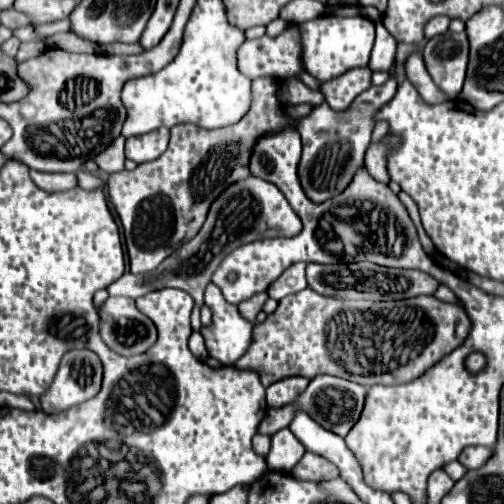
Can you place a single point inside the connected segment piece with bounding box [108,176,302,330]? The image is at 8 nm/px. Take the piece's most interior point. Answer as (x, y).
(228, 225)

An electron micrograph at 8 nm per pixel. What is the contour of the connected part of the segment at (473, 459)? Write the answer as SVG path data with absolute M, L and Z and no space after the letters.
M470 446L470 448L464 448L462 454L460 454L460 462L468 468L468 470L478 470L482 468L490 458L492 458L494 450L492 448L486 448L486 446Z

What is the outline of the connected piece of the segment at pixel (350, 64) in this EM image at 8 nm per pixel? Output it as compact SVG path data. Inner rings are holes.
M324 14L316 20L304 22L302 26L304 34L304 70L312 74L318 80L332 80L344 70L356 68L356 66L368 66L370 50L374 44L374 22L366 16L334 16Z

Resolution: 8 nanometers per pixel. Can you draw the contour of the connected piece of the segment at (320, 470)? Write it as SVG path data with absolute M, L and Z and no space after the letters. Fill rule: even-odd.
M306 452L302 456L302 460L292 468L292 472L296 474L296 478L314 480L314 482L332 480L338 476L338 470L332 462L328 462L326 458L318 456L318 454L312 454L312 452Z

